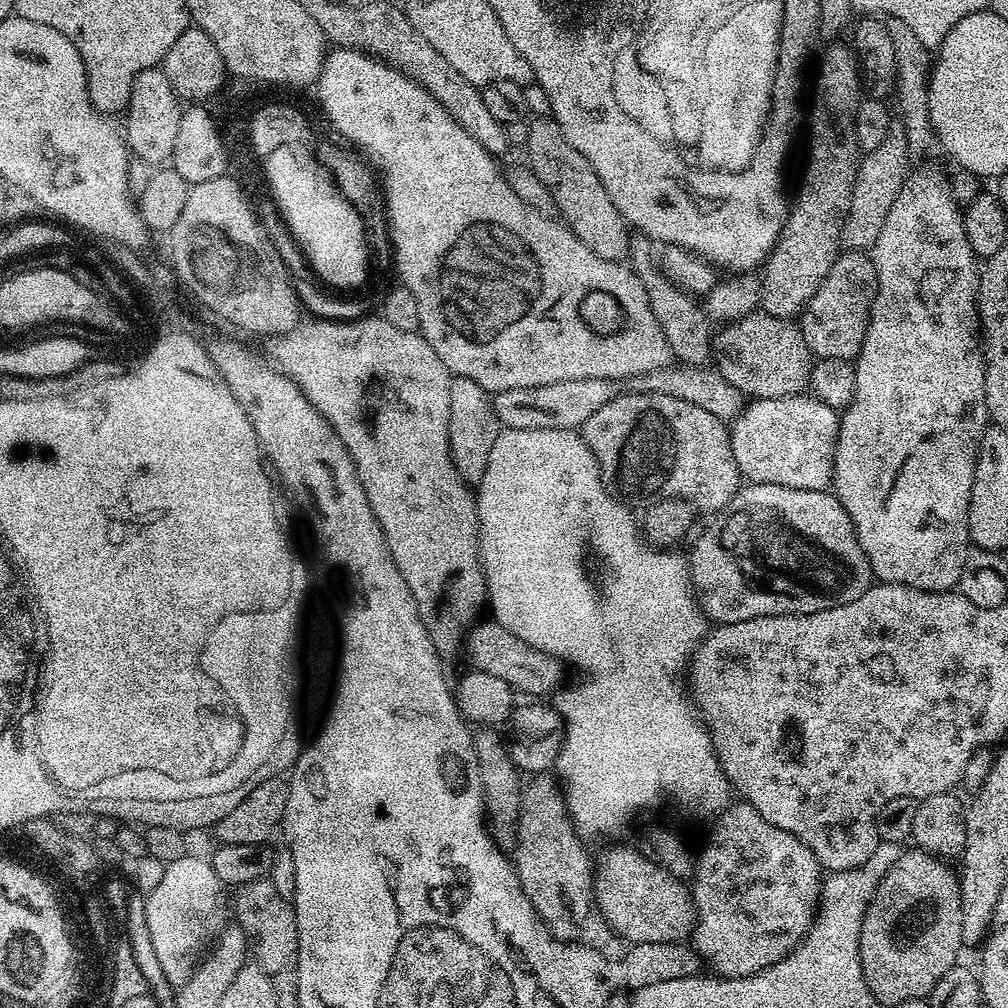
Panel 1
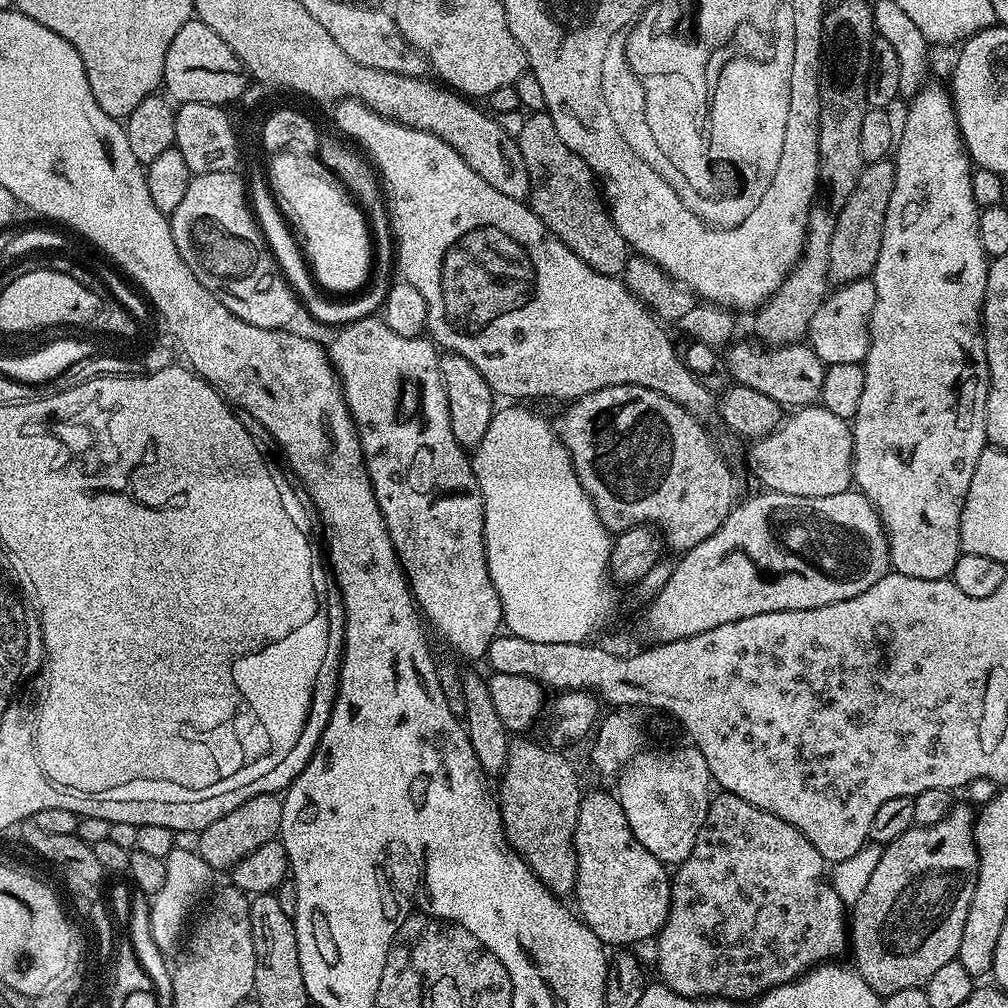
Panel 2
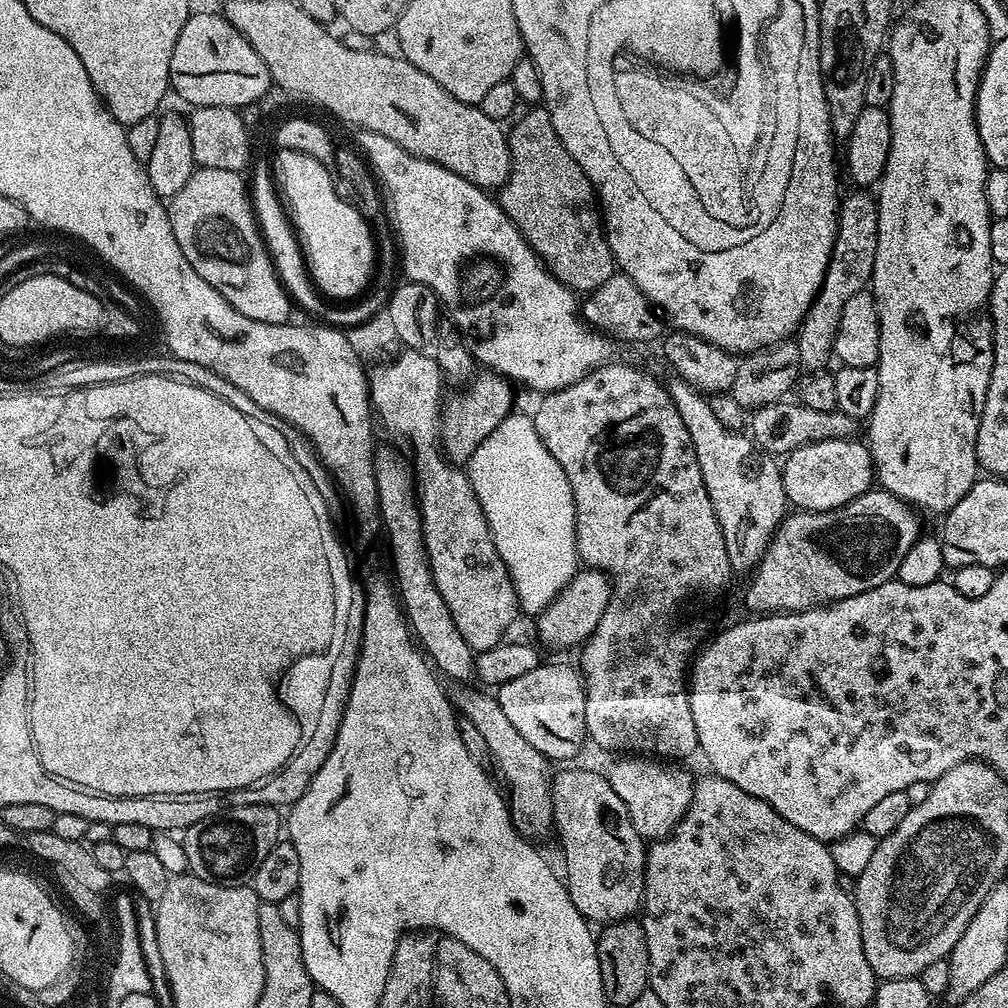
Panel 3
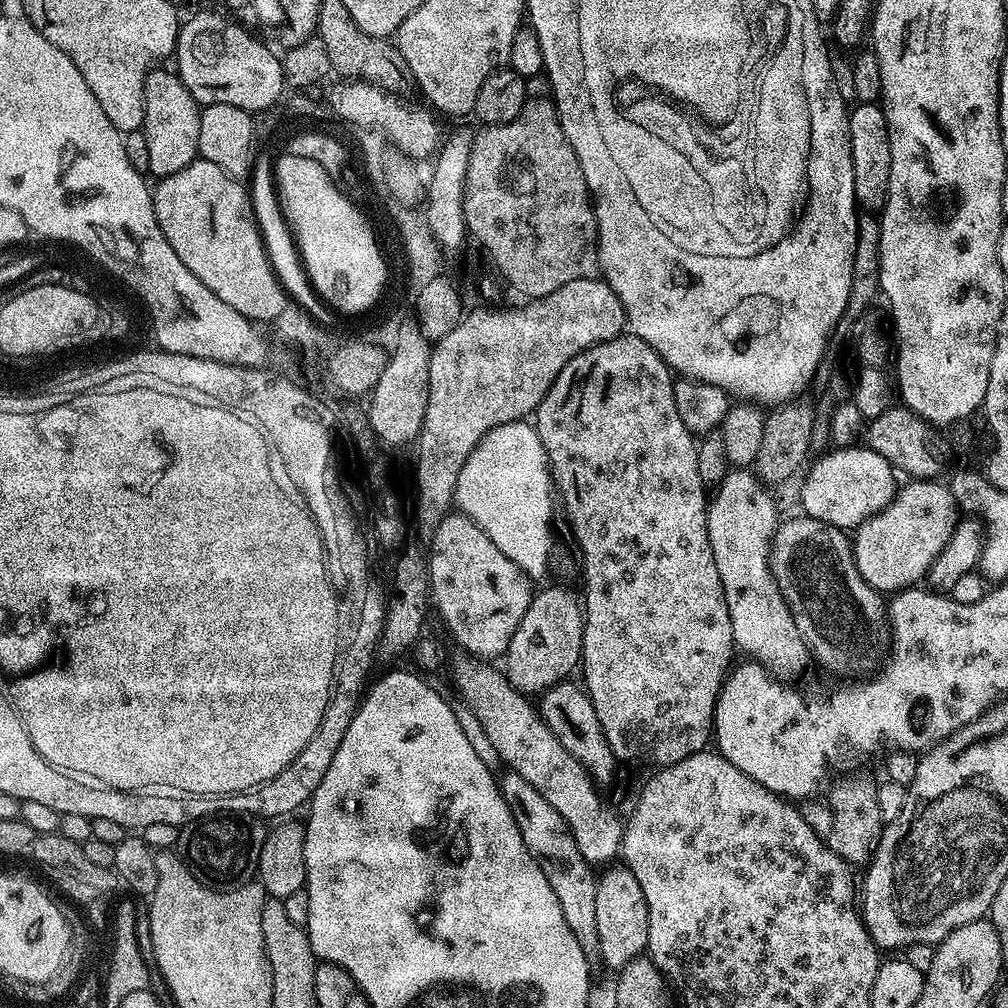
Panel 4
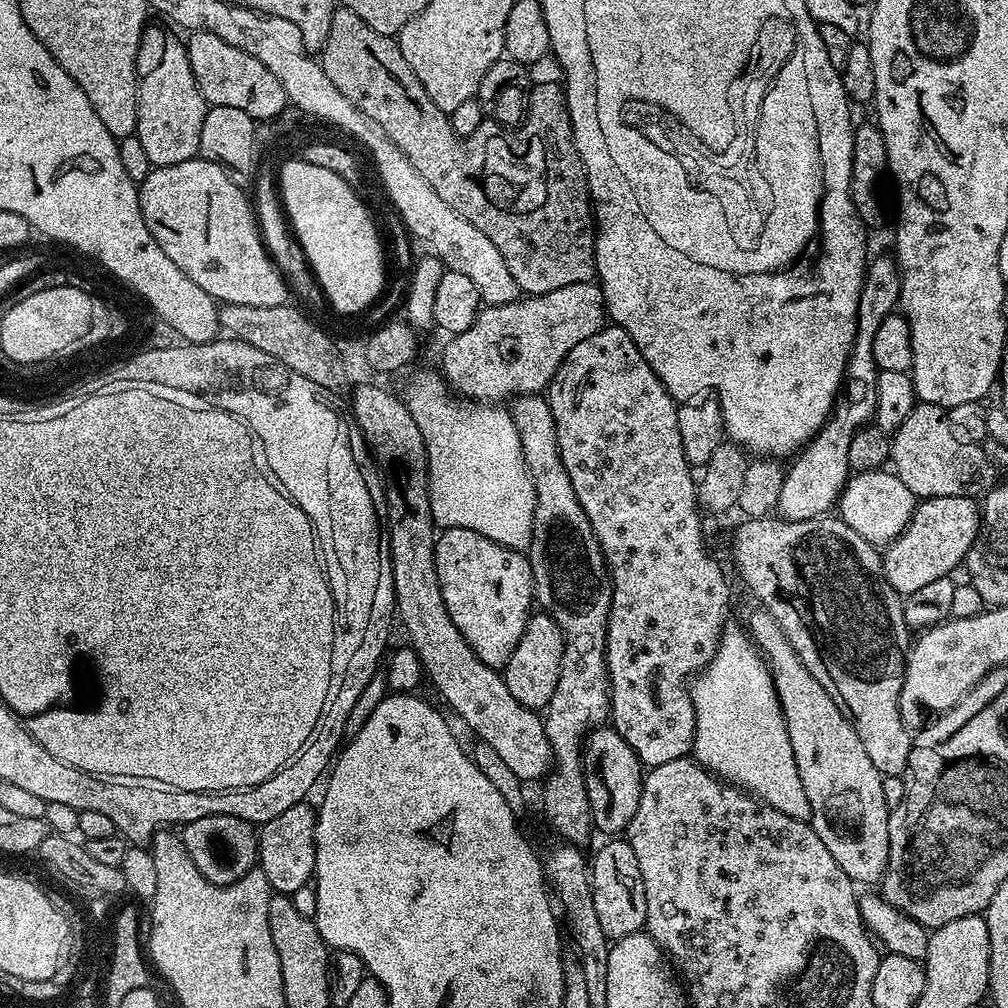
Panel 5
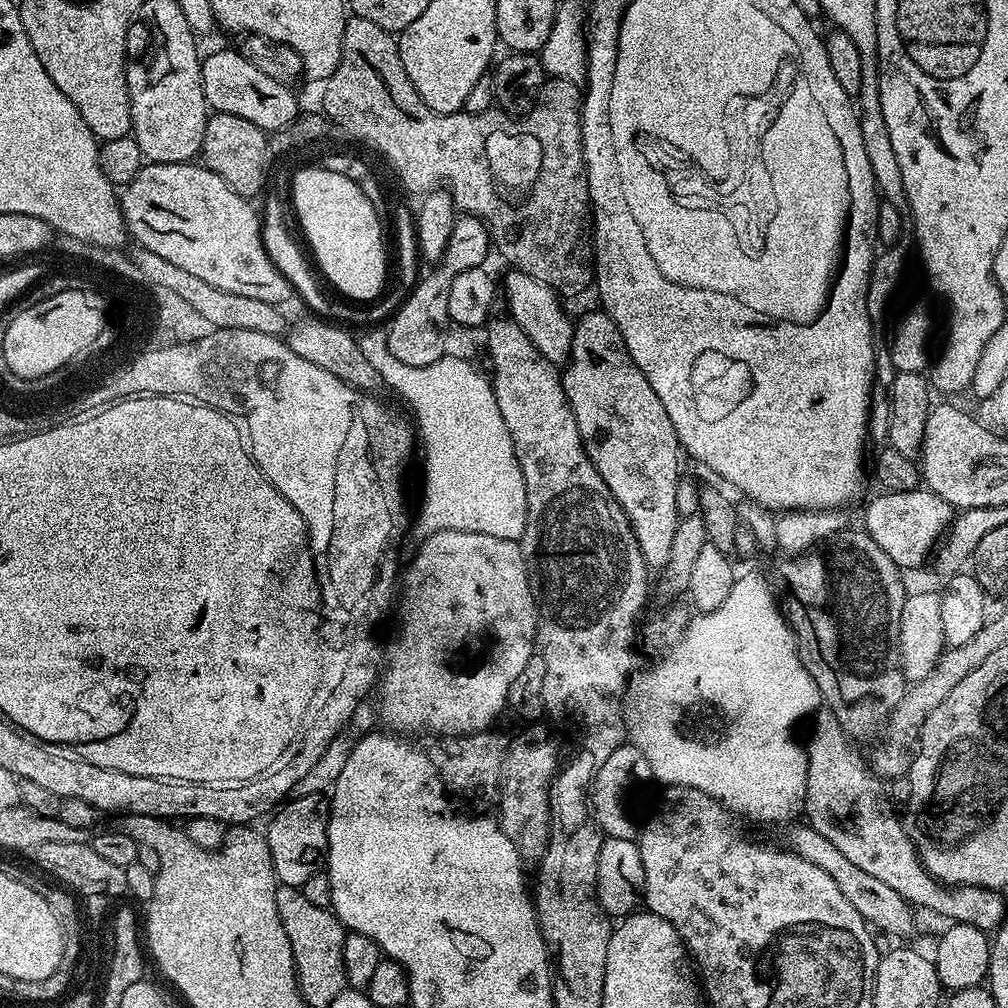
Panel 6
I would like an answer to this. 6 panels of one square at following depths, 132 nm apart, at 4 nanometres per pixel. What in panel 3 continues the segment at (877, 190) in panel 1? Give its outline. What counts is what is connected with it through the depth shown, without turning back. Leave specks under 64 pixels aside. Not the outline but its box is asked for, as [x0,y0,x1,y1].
[795,190,878,370]

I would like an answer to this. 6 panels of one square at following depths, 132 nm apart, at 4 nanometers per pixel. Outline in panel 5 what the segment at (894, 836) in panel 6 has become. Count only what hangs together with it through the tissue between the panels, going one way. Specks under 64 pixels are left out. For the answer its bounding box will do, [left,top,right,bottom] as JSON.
[746,610,890,885]

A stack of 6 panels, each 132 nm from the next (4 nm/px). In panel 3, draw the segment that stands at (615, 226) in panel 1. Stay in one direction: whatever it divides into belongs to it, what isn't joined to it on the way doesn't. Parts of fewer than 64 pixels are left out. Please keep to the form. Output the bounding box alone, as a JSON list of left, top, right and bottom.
[499,106,617,294]

